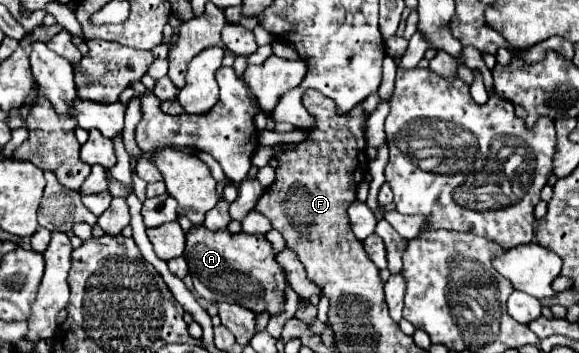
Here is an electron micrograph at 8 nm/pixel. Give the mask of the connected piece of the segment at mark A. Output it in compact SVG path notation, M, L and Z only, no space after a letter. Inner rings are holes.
M194 225L186 233L186 261L190 267L190 277L194 281L196 293L210 301L210 303L238 303L254 313L270 311L270 315L276 315L284 309L284 285L286 277L280 265L276 263L276 257L272 253L272 245L266 241L264 235L258 233L230 233L228 229L210 231L204 229L204 225Z

